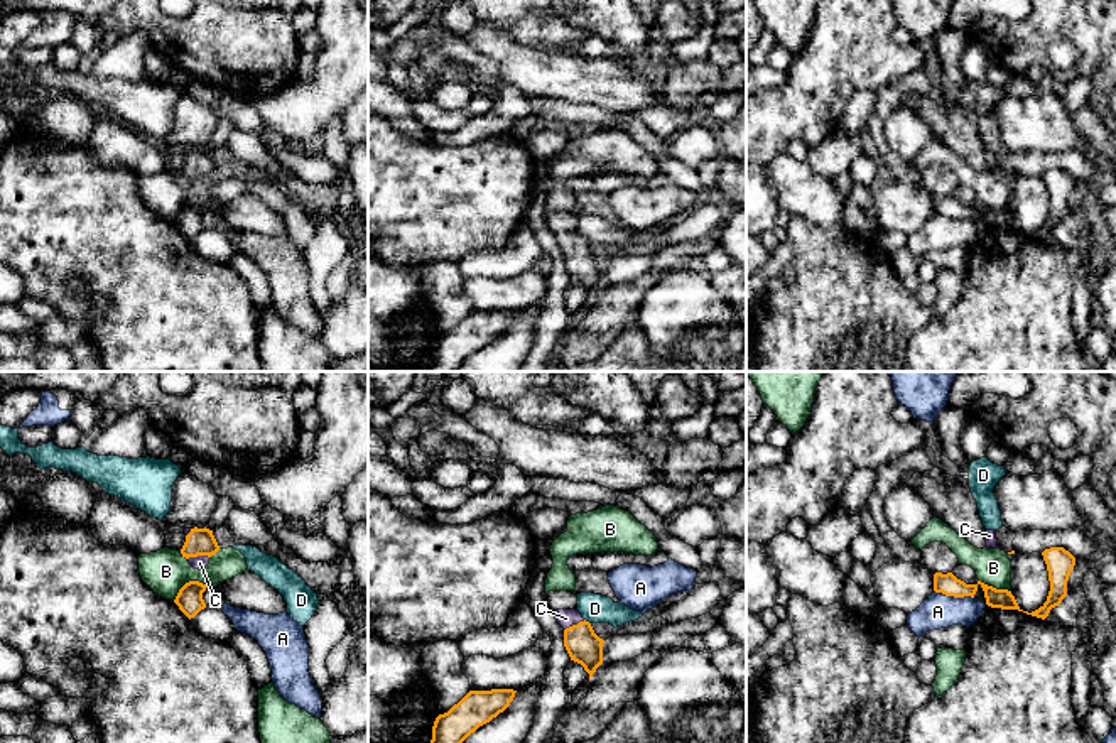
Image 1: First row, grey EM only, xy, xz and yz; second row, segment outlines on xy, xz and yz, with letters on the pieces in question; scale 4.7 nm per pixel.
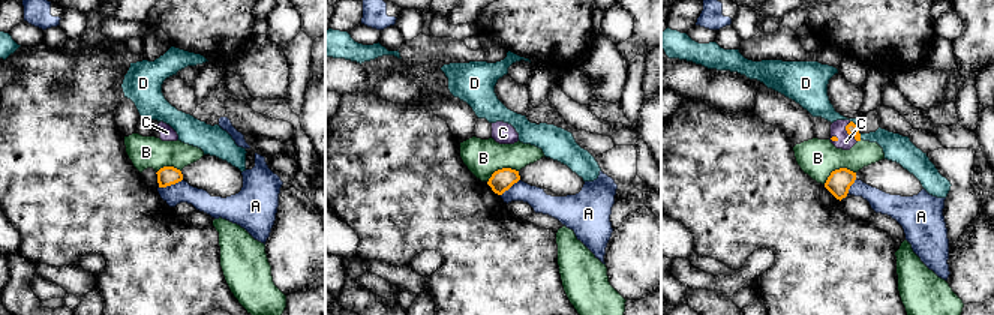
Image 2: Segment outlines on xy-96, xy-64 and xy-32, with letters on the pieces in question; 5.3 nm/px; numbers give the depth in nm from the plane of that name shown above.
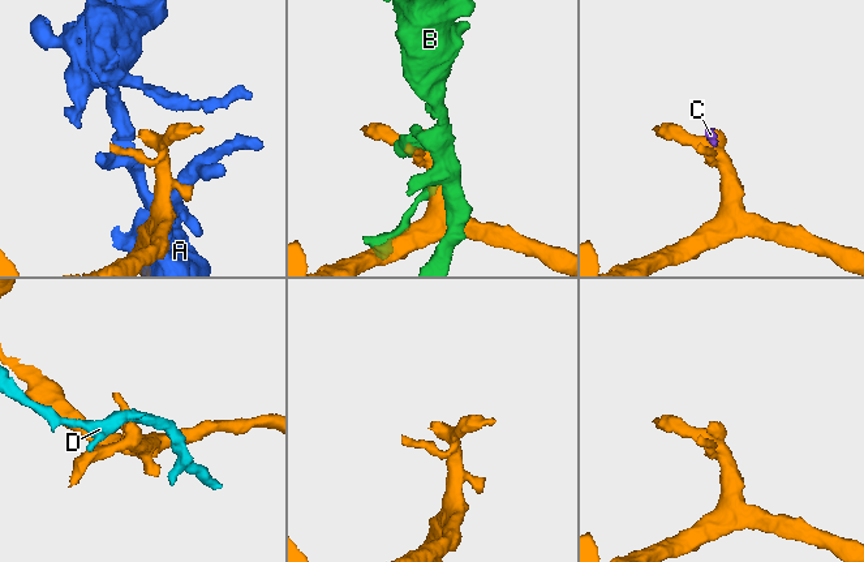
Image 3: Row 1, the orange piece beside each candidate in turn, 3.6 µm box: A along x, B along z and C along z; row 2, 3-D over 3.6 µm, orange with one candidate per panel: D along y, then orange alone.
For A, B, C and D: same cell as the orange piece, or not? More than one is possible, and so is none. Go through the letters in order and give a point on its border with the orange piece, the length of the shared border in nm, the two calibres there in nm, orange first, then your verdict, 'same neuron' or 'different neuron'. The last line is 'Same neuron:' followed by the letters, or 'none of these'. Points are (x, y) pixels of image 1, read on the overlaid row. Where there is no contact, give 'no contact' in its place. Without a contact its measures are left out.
A: yz (954, 596) | 200 nm | 100/160 nm | different neuron
B: xy (189, 581) | 190 nm | 130/220 nm | different neuron
C: xy (198, 554) | 110 nm | 130/70 nm | same neuron
D: xz (588, 622) | 40 nm | 160/140 nm | different neuron
Same neuron: C

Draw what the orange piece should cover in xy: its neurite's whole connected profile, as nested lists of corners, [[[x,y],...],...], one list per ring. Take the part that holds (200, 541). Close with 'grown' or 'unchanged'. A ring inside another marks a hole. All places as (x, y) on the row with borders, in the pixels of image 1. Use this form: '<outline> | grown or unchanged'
[[[186,529],[186,542],[181,549],[182,557],[189,561],[194,569],[204,569],[209,559],[219,550],[219,545],[209,529]]] | grown

